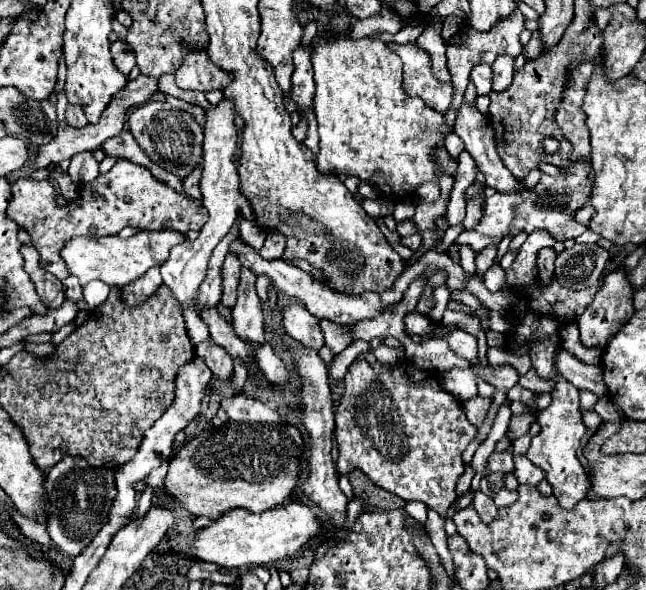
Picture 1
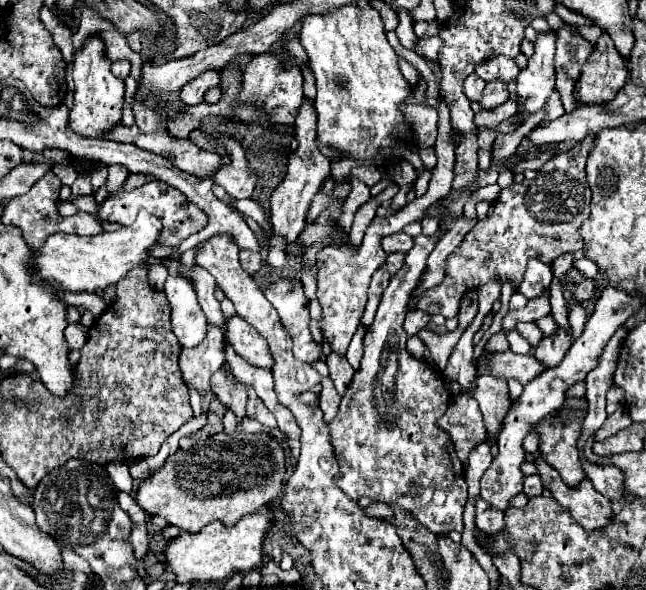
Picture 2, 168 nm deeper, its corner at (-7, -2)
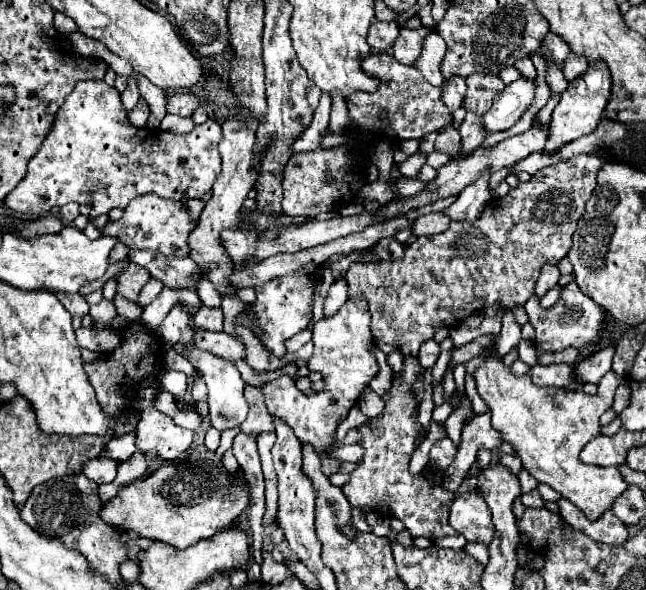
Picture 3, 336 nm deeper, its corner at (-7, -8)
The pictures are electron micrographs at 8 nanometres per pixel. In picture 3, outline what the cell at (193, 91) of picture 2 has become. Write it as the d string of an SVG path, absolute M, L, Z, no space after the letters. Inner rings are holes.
M174 94L168 98L168 104L166 104L166 110L170 114L180 114L180 116L192 116L192 112L198 108L200 104L200 98L194 96L194 94Z

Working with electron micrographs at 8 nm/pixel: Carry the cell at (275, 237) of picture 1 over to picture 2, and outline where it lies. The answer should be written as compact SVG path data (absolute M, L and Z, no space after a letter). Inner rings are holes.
M304 100L296 118L296 140L298 150L288 156L288 174L278 184L278 188L270 196L270 210L272 210L272 230L278 236L286 236L288 242L298 240L300 232L304 230L304 216L308 210L308 202L320 190L322 180L330 174L330 158L322 156L316 148L316 112L314 104Z

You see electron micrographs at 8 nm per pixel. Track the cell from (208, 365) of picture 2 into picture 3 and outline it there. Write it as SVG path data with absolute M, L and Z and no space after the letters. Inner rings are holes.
M202 306L200 312L194 316L194 324L202 330L222 332L222 310L220 308L206 308Z

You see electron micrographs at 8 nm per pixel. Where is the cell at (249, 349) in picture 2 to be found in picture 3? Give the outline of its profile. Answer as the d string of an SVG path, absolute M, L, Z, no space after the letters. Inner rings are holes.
M196 328L196 346L204 346L204 350L212 350L212 354L220 354L230 362L246 360L246 344L226 332L206 332Z

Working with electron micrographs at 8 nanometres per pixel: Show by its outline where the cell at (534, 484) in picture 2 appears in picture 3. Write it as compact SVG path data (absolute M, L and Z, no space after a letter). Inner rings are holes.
M532 490L532 492L528 492L528 494L522 494L520 500L522 500L524 506L530 506L530 508L542 508L542 506L544 506L544 500L542 500L542 496L538 494L538 490Z

